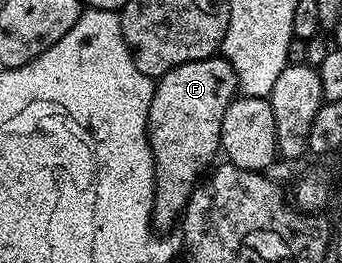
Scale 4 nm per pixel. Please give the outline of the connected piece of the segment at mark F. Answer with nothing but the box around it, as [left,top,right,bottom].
[147,56,239,228]

